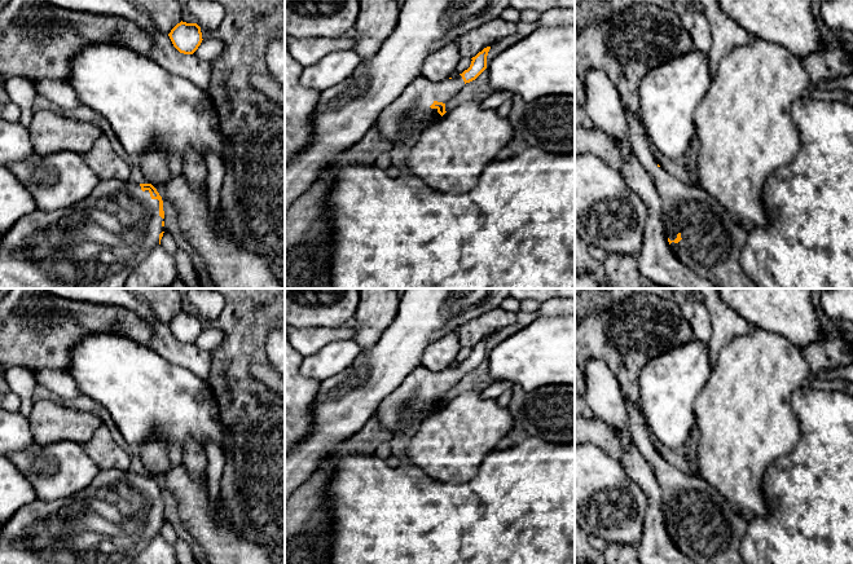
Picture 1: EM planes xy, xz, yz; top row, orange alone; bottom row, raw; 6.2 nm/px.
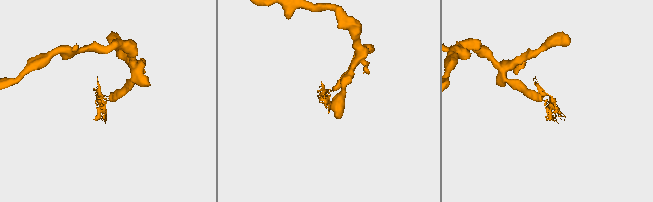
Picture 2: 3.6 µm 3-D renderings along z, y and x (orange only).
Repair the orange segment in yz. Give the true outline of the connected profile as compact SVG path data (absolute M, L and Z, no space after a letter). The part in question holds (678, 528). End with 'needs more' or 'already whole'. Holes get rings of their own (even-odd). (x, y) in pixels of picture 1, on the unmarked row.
M628 404L632 437L661 488L672 542L695 564L746 564L740 554L748 523L699 473L683 473L655 450L639 406Z | needs more

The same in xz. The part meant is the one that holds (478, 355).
M491 336L484 338L471 349L467 360L456 369L431 371L422 365L415 367L403 383L384 397L375 414L383 428L392 435L408 431L413 433L417 427L406 426L406 417L418 413L418 423L432 415L447 402L445 392L450 389L466 373L475 370L487 358L487 345Z | needs more

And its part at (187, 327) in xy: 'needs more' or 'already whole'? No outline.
already whole

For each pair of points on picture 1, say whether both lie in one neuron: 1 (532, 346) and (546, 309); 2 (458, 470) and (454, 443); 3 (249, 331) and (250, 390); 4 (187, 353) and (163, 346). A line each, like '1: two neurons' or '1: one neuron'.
1: two neurons
2: one neuron
3: one neuron
4: one neuron

